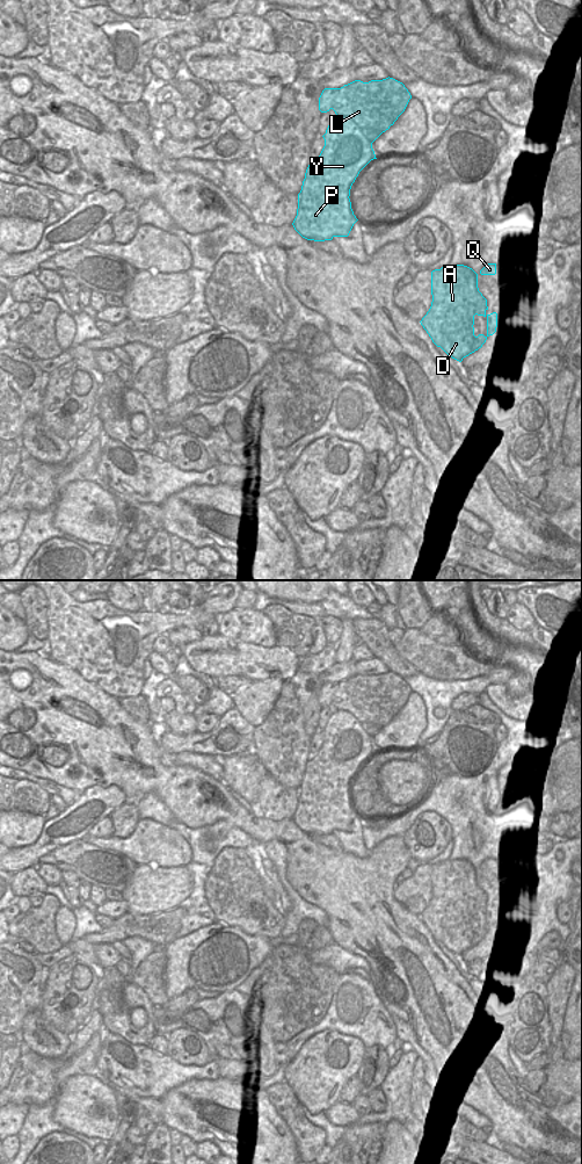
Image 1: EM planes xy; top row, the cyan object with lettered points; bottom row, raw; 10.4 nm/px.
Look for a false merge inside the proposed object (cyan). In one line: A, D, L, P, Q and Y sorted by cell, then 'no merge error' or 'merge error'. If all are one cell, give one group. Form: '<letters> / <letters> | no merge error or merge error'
A D P Q Y / L | merge error

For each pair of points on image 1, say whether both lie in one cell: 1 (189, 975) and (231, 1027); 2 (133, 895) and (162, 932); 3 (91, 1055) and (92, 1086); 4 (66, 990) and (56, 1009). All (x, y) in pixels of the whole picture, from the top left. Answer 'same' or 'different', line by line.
1: different
2: different
3: different
4: same

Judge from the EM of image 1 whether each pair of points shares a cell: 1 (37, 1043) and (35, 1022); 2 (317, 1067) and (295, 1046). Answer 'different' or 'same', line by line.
1: same
2: different

